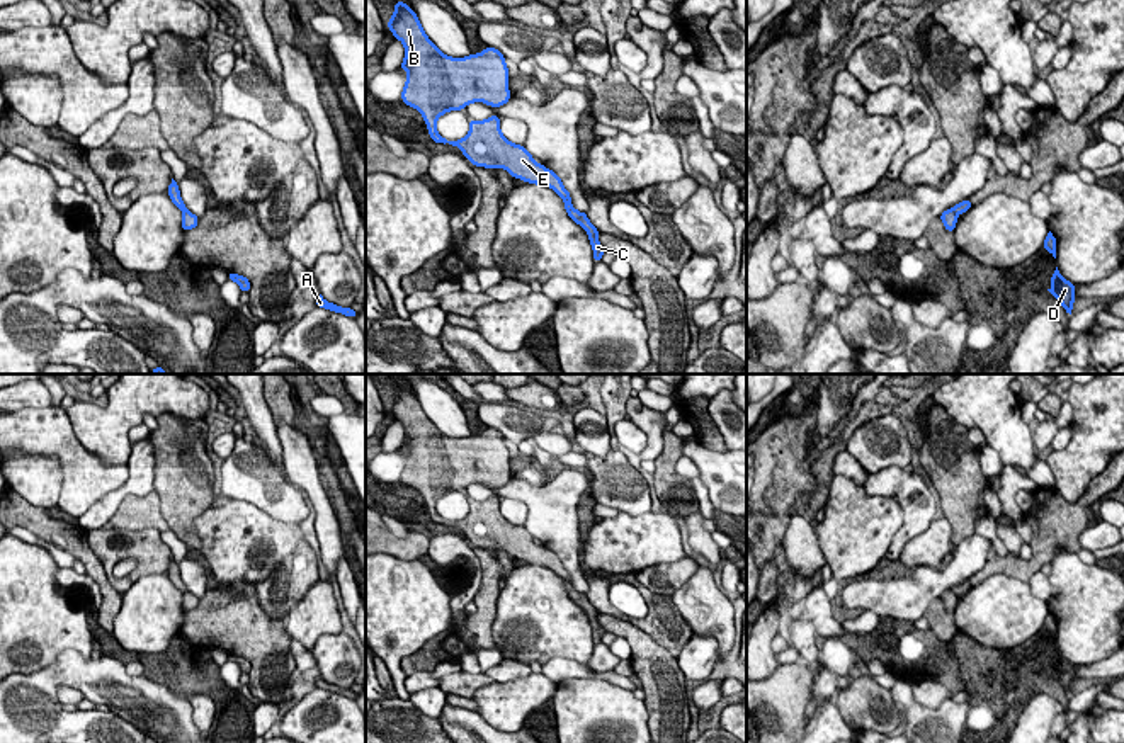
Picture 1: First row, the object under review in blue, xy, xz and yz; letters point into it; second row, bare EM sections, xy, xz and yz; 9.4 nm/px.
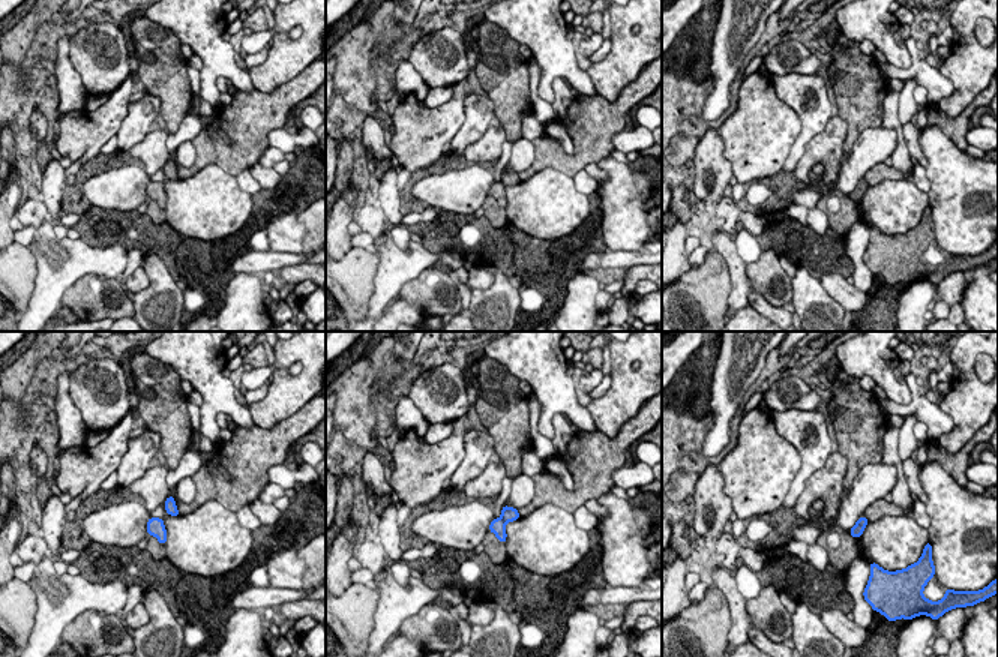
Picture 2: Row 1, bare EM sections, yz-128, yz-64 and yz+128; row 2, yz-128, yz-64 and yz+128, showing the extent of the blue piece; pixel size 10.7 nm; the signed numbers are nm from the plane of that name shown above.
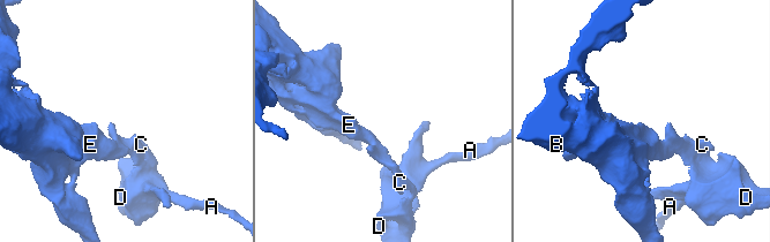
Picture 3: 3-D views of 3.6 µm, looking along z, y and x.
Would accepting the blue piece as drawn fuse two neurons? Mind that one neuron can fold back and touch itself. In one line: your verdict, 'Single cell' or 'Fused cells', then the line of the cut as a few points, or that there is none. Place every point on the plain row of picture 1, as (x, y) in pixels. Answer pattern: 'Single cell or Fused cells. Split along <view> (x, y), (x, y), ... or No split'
Fused cells. Split along xz (563, 578), (568, 582)

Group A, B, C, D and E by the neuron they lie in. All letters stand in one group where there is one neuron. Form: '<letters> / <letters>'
A C D / B E

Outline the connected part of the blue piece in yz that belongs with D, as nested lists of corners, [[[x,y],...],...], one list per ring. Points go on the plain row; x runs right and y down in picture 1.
[[[1056,648],[1056,651],[1054,651],[1054,655],[1053,655],[1053,658],[1051,658],[1051,668],[1047,670],[1051,675],[1054,675],[1056,677],[1056,680],[1061,683],[1061,687],[1066,690],[1066,694],[1070,694],[1071,695],[1071,692],[1073,692],[1073,682],[1076,680],[1075,677],[1073,677],[1073,672],[1075,672],[1075,665],[1071,665],[1070,661],[1066,661],[1061,655],[1059,655],[1059,651],[1058,651],[1058,648]]]

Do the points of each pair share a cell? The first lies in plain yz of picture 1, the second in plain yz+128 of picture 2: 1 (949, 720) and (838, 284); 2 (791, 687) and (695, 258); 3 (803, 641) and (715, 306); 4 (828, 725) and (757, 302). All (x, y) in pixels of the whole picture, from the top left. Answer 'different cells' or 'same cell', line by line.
1: different cells
2: different cells
3: different cells
4: different cells

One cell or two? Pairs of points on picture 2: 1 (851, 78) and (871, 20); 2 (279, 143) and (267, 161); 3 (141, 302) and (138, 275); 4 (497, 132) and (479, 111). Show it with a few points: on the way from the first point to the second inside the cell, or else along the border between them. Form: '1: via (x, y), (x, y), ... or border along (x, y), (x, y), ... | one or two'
1: border along (841, 32), (859, 44) | two
2: via (278, 147), (270, 156) | one
3: border along (140, 266), (149, 284), (135, 294) | two
4: border along (489, 126), (464, 150) | two

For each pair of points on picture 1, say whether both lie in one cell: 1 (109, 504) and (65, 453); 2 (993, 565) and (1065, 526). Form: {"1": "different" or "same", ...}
{"1": "different", "2": "same"}

